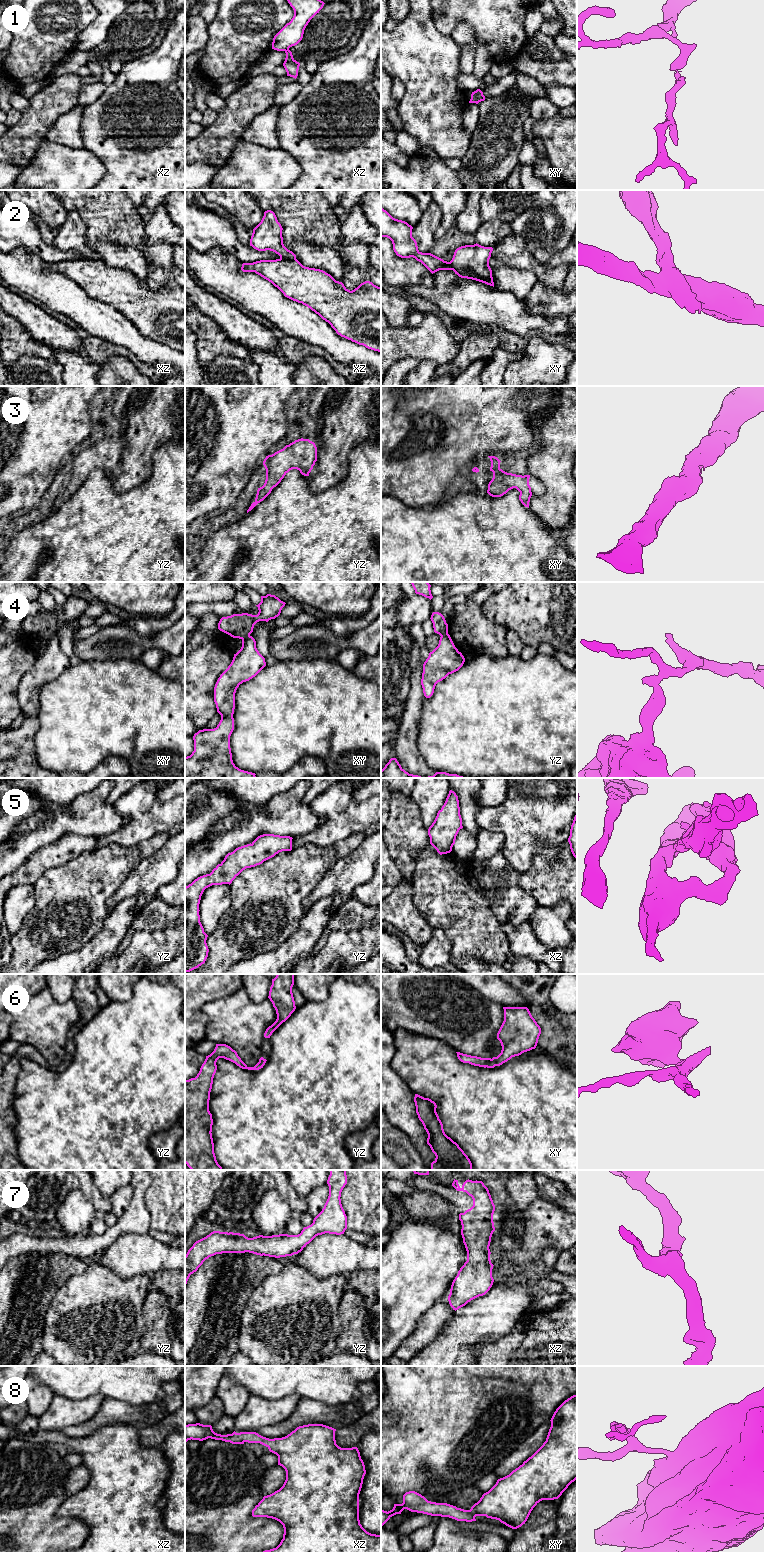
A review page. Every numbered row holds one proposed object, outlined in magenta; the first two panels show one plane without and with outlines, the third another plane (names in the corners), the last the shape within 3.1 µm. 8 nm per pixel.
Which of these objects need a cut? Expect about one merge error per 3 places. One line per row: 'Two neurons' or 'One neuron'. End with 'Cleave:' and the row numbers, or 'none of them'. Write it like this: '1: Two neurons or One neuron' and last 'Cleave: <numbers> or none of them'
1: Two neurons
2: Two neurons
3: One neuron
4: Two neurons
5: One neuron
6: One neuron
7: One neuron
8: One neuron
Cleave: 1, 2, 4

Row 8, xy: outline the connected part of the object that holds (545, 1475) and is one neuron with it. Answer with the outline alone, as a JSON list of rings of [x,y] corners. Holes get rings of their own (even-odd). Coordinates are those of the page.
[[[577,1394],[565,1400],[551,1418],[546,1441],[518,1468],[497,1480],[496,1484],[482,1495],[470,1510],[457,1508],[447,1503],[428,1501],[424,1496],[409,1491],[403,1495],[402,1504],[394,1504],[390,1511],[381,1510],[381,1526],[404,1509],[431,1516],[449,1517],[457,1521],[476,1521],[476,1516],[499,1520],[506,1526],[517,1529],[527,1521],[533,1508],[542,1500],[558,1499],[568,1486],[577,1479]]]

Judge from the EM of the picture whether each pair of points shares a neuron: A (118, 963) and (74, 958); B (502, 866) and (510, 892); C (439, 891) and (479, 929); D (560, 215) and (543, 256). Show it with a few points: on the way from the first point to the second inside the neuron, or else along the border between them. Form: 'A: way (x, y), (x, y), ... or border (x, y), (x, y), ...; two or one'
A: border (113, 954), (102, 958), (96, 963); two
B: way (502, 872), (502, 884), (504, 886); one
C: way (449, 898), (470, 919); one
D: way (552, 225), (545, 233), (543, 246); one

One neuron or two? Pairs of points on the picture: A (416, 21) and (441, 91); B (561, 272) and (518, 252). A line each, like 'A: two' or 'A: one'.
A: one
B: one

